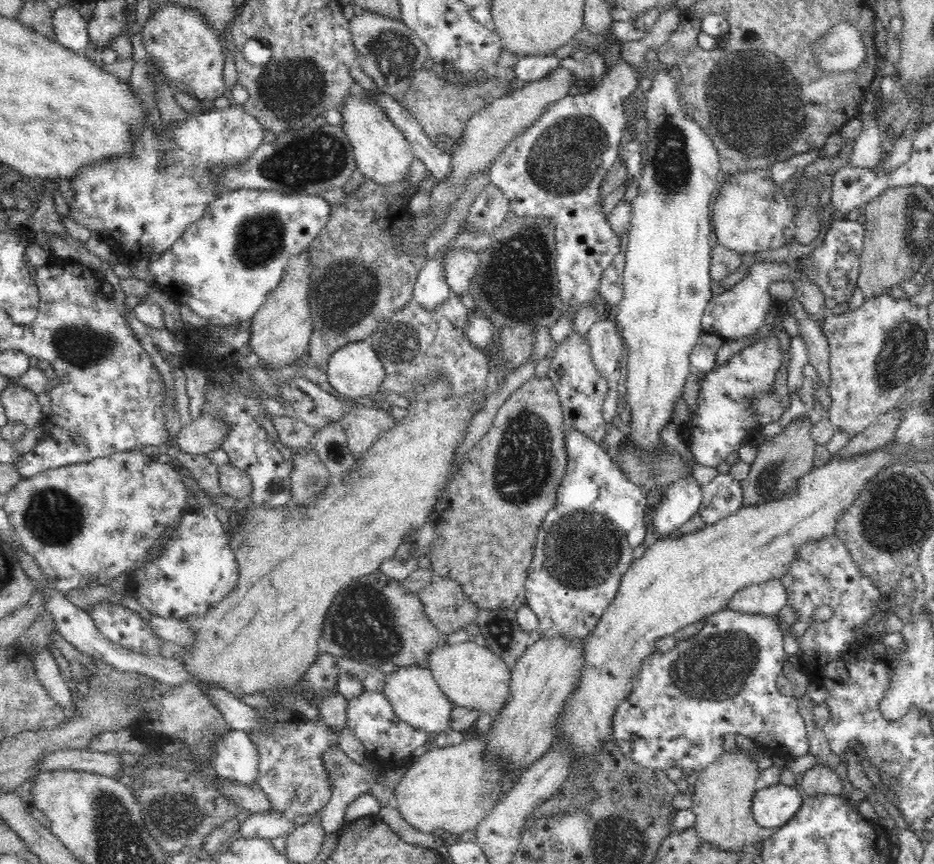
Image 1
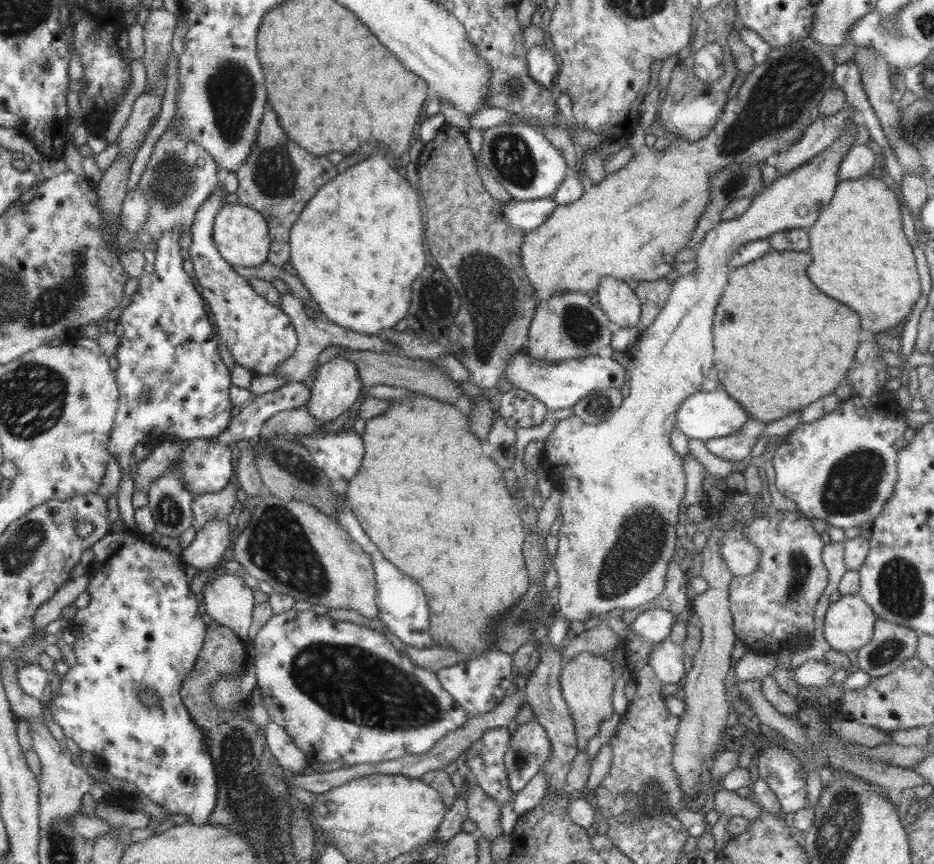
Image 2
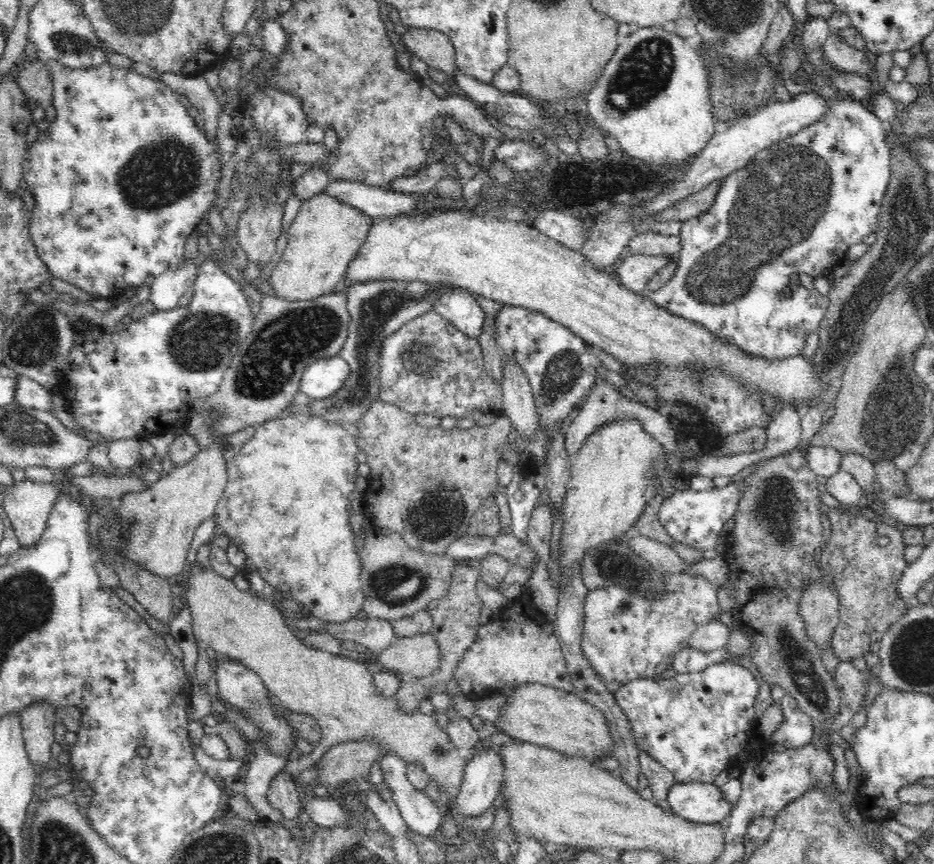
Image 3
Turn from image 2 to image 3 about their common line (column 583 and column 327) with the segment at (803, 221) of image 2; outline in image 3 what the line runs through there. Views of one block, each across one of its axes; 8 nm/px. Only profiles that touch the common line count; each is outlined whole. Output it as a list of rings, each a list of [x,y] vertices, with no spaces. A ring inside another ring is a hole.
[[[290,413],[279,419],[266,421],[264,424],[255,428],[255,433],[248,440],[240,452],[227,463],[228,482],[223,492],[222,498],[218,503],[216,518],[218,524],[222,526],[223,532],[229,536],[231,544],[241,548],[251,563],[257,568],[257,571],[267,584],[278,590],[280,596],[284,595],[294,599],[304,609],[306,615],[311,614],[316,618],[323,619],[330,623],[337,623],[339,626],[344,622],[355,619],[357,614],[363,610],[365,595],[361,581],[361,560],[358,548],[360,541],[355,538],[354,531],[349,523],[349,502],[350,494],[355,488],[358,463],[356,463],[356,454],[360,452],[356,439],[347,432],[347,429],[326,421],[320,416],[310,415],[308,413]]]

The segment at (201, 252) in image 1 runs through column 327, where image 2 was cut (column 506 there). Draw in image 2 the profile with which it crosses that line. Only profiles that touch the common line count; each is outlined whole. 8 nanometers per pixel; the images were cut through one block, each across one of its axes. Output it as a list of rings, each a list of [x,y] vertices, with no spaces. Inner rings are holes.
[[[551,197],[534,200],[510,199],[502,204],[502,218],[512,226],[512,229],[526,234],[538,229],[557,207]]]

